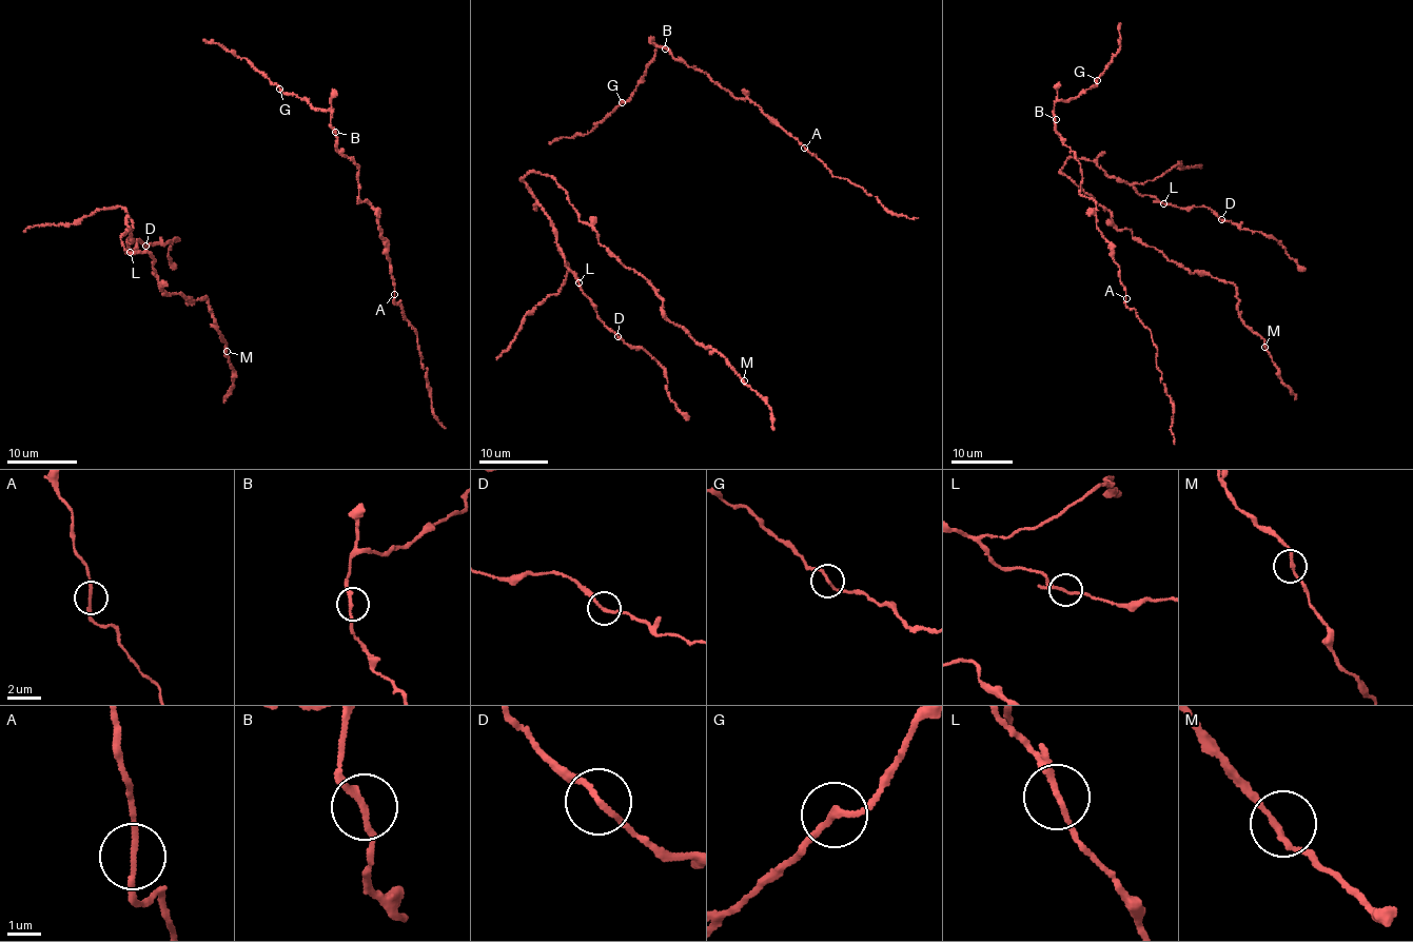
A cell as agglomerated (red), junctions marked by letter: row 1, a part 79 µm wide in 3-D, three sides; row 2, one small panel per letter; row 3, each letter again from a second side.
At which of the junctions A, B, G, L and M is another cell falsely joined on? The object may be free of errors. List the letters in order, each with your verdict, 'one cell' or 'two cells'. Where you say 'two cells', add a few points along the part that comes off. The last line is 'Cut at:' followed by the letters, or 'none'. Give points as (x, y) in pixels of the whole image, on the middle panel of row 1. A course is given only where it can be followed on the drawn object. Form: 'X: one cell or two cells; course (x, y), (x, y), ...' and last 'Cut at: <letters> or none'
A: one cell
B: one cell
G: one cell
L: one cell
M: one cell
Cut at: none

